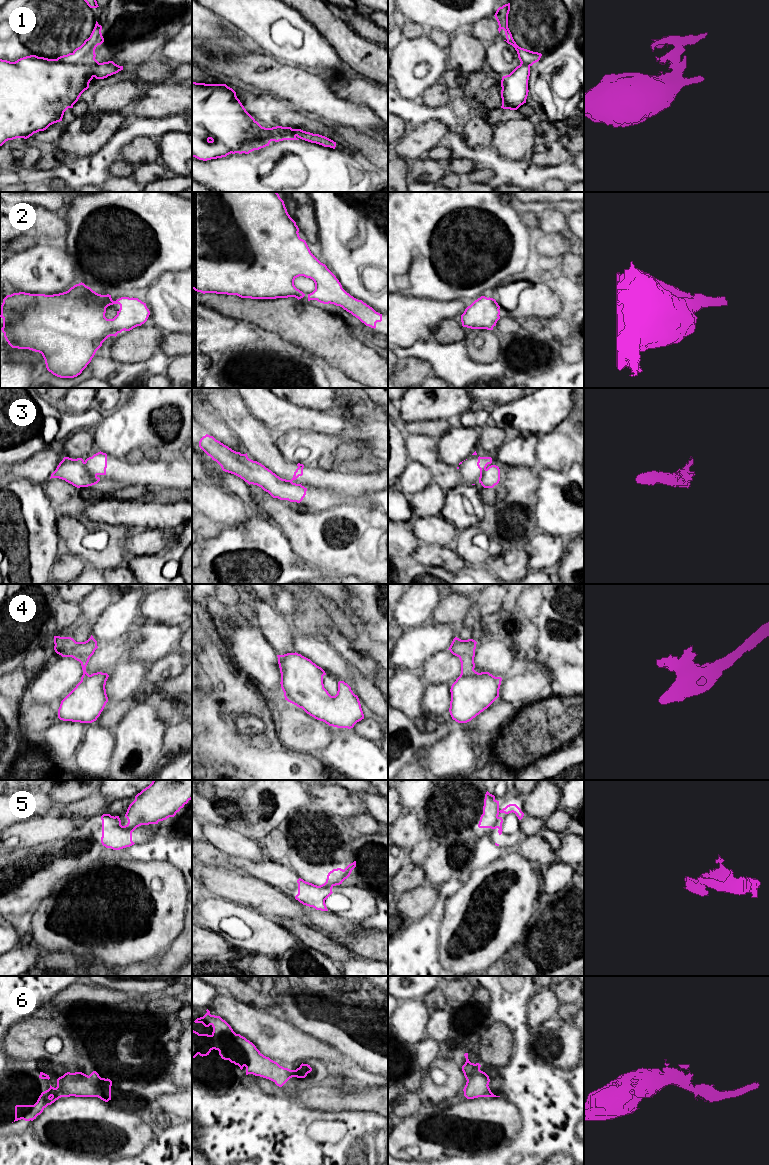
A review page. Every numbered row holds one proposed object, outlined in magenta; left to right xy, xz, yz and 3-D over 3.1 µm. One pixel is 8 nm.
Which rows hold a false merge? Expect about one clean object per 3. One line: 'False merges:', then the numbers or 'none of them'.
False merges: 1, 3, 4, 5

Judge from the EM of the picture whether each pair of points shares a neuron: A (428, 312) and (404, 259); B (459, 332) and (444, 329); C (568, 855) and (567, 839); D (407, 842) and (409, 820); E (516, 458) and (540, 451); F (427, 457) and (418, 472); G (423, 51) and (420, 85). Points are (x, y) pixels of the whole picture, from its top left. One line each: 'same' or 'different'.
A: different
B: same
C: same
D: same
E: different
F: different
G: same

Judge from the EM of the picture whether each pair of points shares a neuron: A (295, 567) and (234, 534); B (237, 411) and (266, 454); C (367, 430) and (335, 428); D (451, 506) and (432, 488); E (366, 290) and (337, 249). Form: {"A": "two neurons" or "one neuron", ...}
{"A": "one neuron", "B": "one neuron", "C": "one neuron", "D": "two neurons", "E": "one neuron"}

